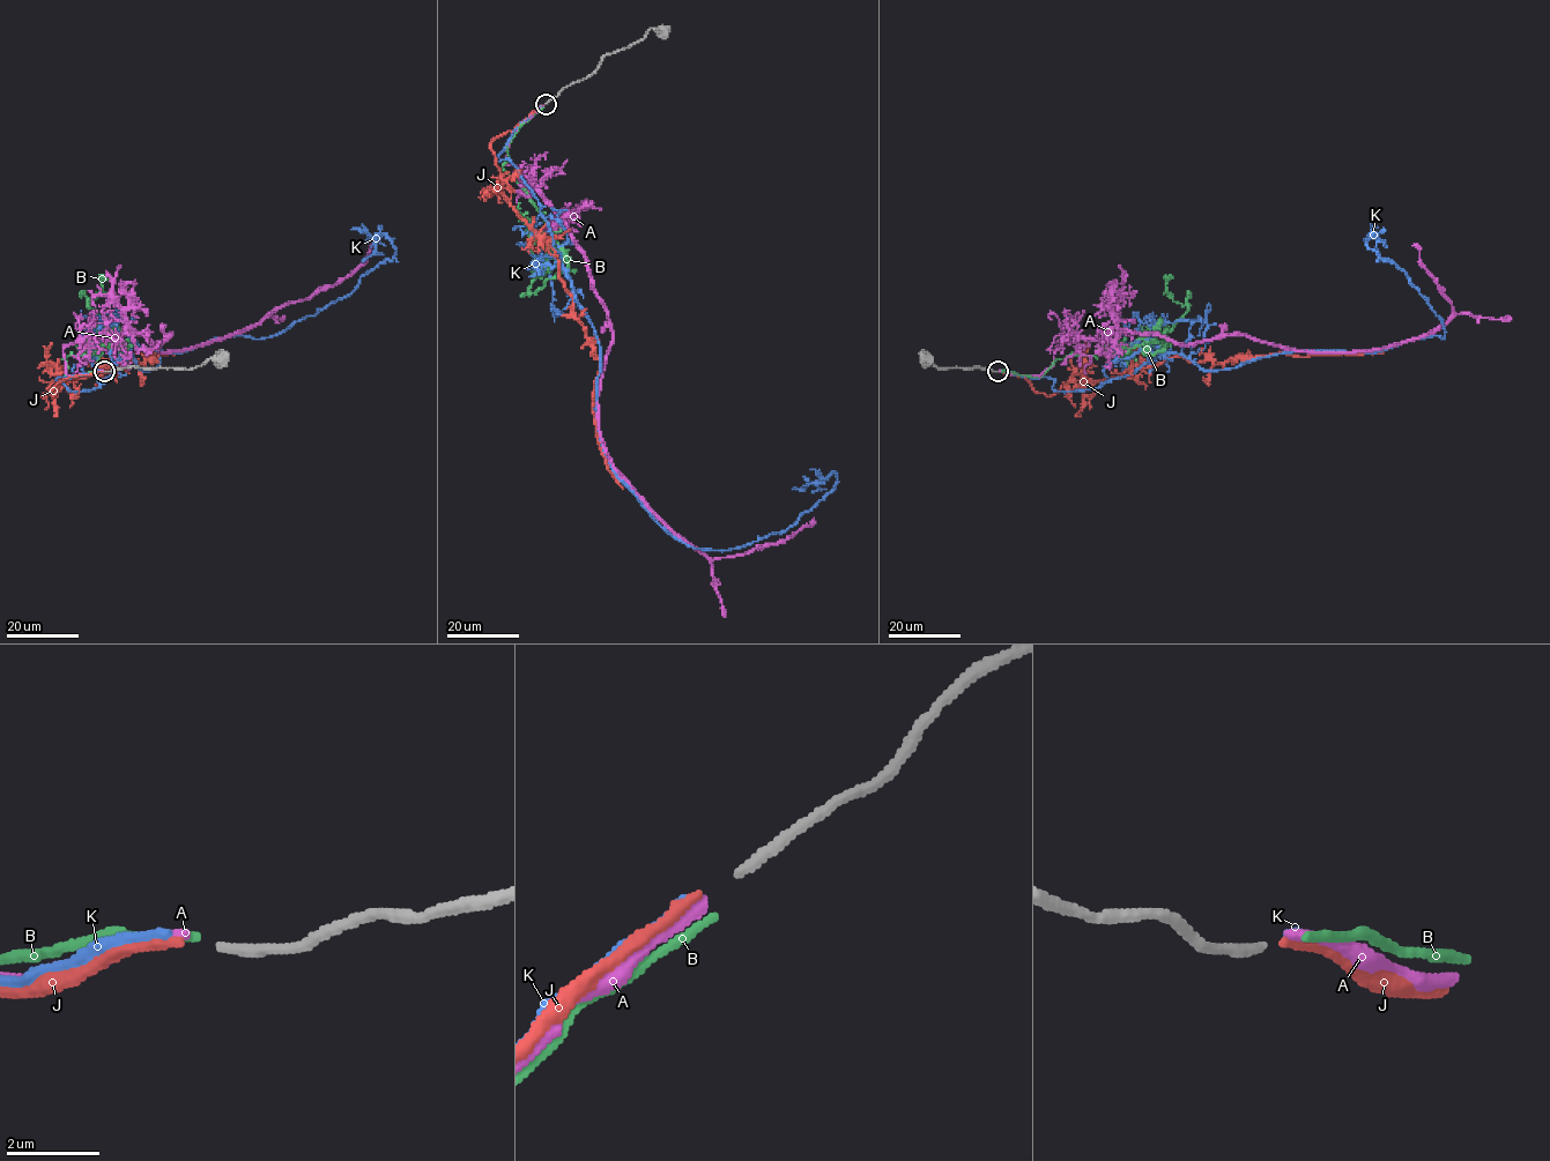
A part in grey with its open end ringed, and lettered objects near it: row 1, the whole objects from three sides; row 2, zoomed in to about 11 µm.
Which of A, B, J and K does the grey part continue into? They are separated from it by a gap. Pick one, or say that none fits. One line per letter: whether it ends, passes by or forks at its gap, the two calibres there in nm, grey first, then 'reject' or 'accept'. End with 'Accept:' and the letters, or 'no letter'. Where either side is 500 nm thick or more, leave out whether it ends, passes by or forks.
A: it ends | 200/240 nm | reject
B: it ends | 200/180 nm | reject
J: it ends | 200/240 nm | reject
K: it ends | 200/220 nm | reject
Accept: no letter

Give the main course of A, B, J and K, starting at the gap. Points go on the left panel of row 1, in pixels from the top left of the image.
A: (102, 370), (68, 376), (64, 348), (130, 332), (171, 335), (157, 352), (221, 340), (342, 281), (373, 245)
B: (103, 371), (67, 377), (61, 358), (133, 344), (88, 305), (106, 275)
J: (102, 371), (49, 393), (120, 356), (138, 364), (182, 352)
K: (101, 370), (279, 334), (395, 247), (376, 235), (362, 261)

